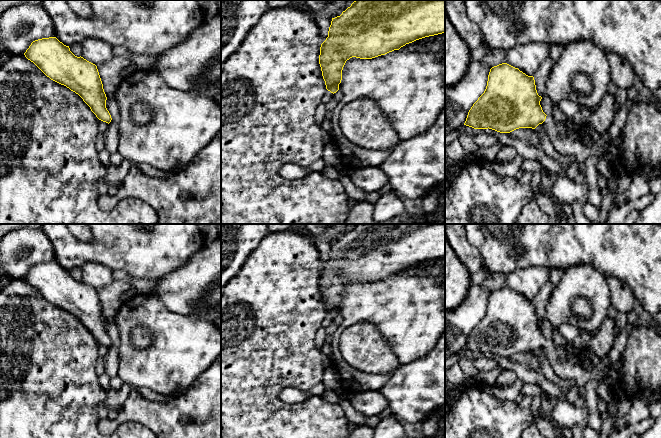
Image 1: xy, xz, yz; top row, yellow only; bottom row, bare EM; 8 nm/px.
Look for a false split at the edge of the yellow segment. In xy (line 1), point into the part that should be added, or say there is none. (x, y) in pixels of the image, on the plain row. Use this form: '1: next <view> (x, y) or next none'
1: next none

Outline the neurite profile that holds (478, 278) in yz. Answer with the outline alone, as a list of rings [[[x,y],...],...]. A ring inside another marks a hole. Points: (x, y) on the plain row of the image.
[[[482,267],[476,273],[474,273],[474,274],[471,275],[471,282],[473,282],[476,285],[481,286],[481,284],[485,281],[485,279],[490,274],[491,273],[485,267]]]

